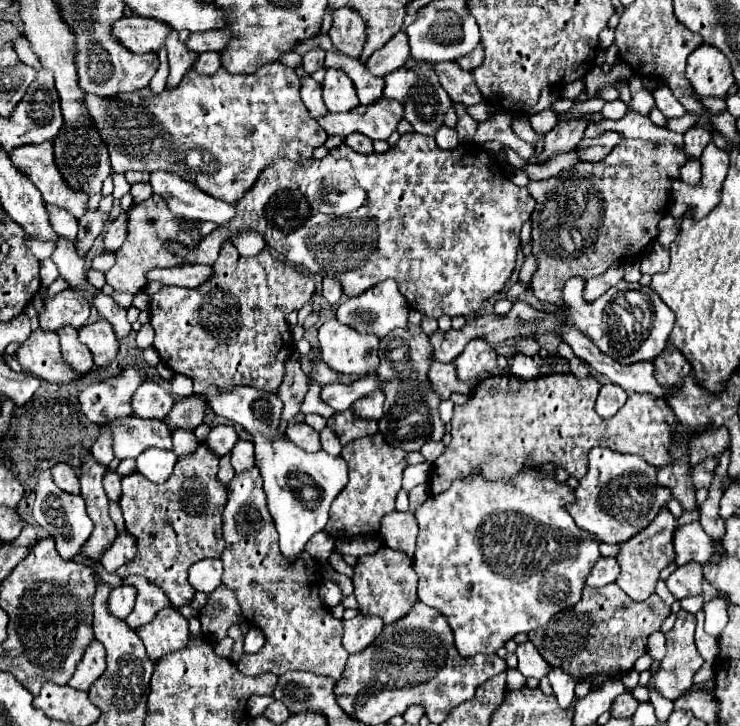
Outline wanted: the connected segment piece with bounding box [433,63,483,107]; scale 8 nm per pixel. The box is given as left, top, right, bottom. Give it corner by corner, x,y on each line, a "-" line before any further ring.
435,63
435,73
441,79
441,85
445,87
447,95
455,103
463,103
465,107
483,103
483,95
475,85
475,79
471,73
463,71
457,63

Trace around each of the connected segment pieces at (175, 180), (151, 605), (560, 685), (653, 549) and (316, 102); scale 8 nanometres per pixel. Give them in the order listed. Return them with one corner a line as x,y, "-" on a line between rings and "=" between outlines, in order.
169,171
151,173
151,187
157,195
167,199
169,209
175,215
199,221
213,221
217,225
225,225
235,215
235,205
213,199
211,195
199,191
193,183
173,175
=
131,575
131,577
125,579
125,583
133,585
137,589
137,603
135,603
133,611
131,611
131,615
125,617
125,623
133,631
143,627
145,623
151,623
151,619
155,619
157,611
171,605
171,601
163,593
163,589
159,589
157,585
153,585
149,579
145,579
141,575
=
551,669
549,671
549,681
553,685
553,691
555,691
555,697
557,697
557,703
561,709
569,709
575,695
573,695
573,687
575,687
575,679
571,675
567,675
565,671
561,669
=
665,507
649,527
639,531
633,539
627,539
619,543
619,553
617,553
617,563
621,567
621,573
617,577
617,585
631,595
633,601
645,601
649,595
655,593
655,583
659,581
661,569
665,569
669,563
675,561
675,551
673,551
673,531
677,527
677,521
673,513
=
311,77
303,79
301,99
303,99
305,107
309,109
309,115
313,115
313,119
319,119
321,115
327,113
327,109
323,105
323,99
321,99
321,83
313,81

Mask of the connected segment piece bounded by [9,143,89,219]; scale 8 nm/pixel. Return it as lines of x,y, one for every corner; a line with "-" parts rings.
53,143
17,147
9,157
17,169
29,175
47,204
63,207
77,219
87,211
89,195
67,187
53,161

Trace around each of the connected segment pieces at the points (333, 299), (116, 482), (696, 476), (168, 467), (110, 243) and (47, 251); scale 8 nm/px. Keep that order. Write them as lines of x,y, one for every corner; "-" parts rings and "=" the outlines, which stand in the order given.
325,277
323,279
323,297
335,305
343,299
343,289
341,289
341,283
337,283
337,279
331,279
331,277
=
107,471
103,483
105,483
105,491
107,491
109,501
119,501
119,495
121,495
121,479
119,479
119,475
113,473
113,471
=
709,457
691,469
691,479
695,489
701,489
701,487
709,489
709,483
713,481
713,467
717,467
717,459
=
151,447
137,457
137,473
145,475
153,483
165,483
165,479
169,479
169,475
173,473
175,463
177,455
173,451
=
125,213
121,217
117,217
109,229
105,231
105,237
103,237
103,251
111,253
111,251
117,251
123,241
125,241
125,235
127,235
127,225
125,225
=
29,239
27,241
27,245
31,247
31,251
35,253
35,257
37,259
47,259
47,257
51,257
53,255
53,251
55,251
55,247
53,247
53,243
43,243
43,241
35,241
35,239

